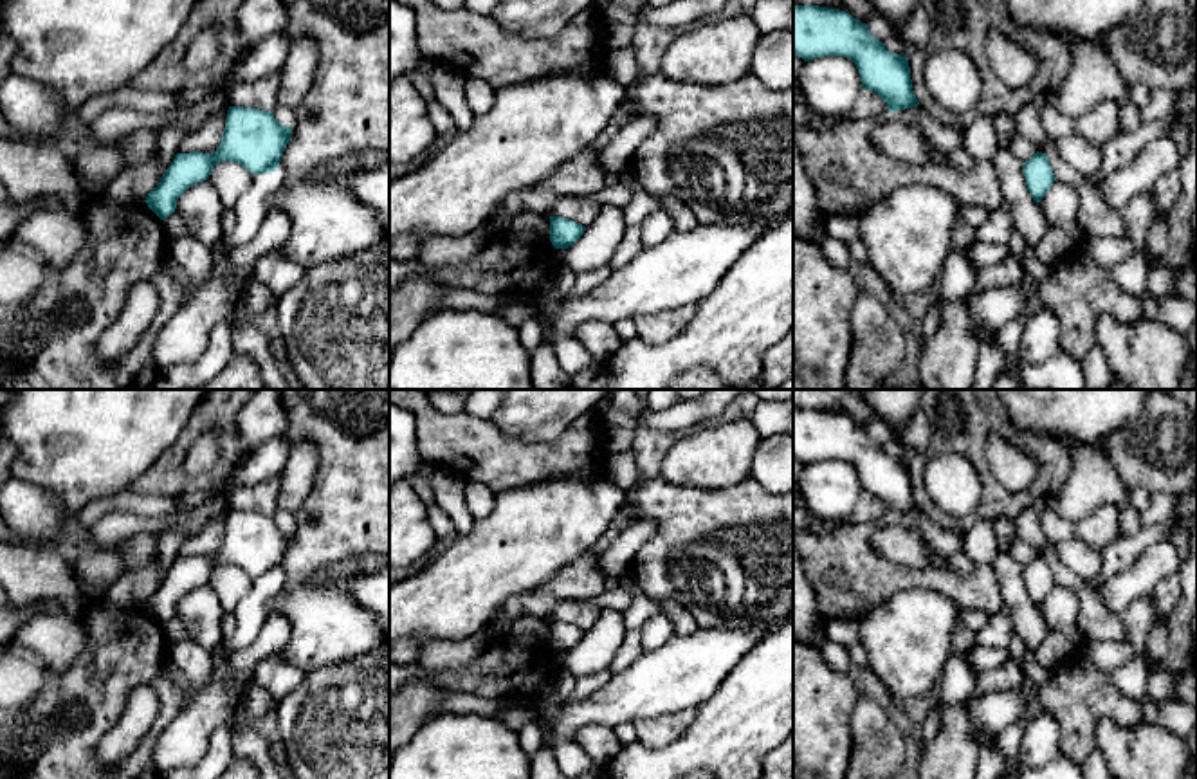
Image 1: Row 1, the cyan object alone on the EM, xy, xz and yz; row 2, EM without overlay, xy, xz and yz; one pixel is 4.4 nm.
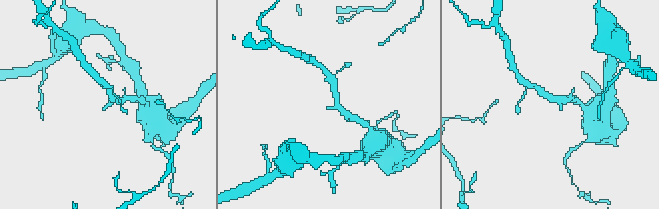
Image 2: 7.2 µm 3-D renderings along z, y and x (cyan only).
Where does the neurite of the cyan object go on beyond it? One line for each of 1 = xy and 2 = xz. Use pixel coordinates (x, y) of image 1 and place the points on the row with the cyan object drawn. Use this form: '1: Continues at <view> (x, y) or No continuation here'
1: No continuation here
2: No continuation here

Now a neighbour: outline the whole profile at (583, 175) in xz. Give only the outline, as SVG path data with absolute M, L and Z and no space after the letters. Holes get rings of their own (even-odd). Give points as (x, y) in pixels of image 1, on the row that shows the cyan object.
M591 142L568 162L552 170L532 188L550 191L555 197L595 197L606 188L606 171L597 162L598 148Z

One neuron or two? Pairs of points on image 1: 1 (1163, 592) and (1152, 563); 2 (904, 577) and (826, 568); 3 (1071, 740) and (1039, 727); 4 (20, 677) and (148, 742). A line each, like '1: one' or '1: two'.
1: two
2: one
3: two
4: one

